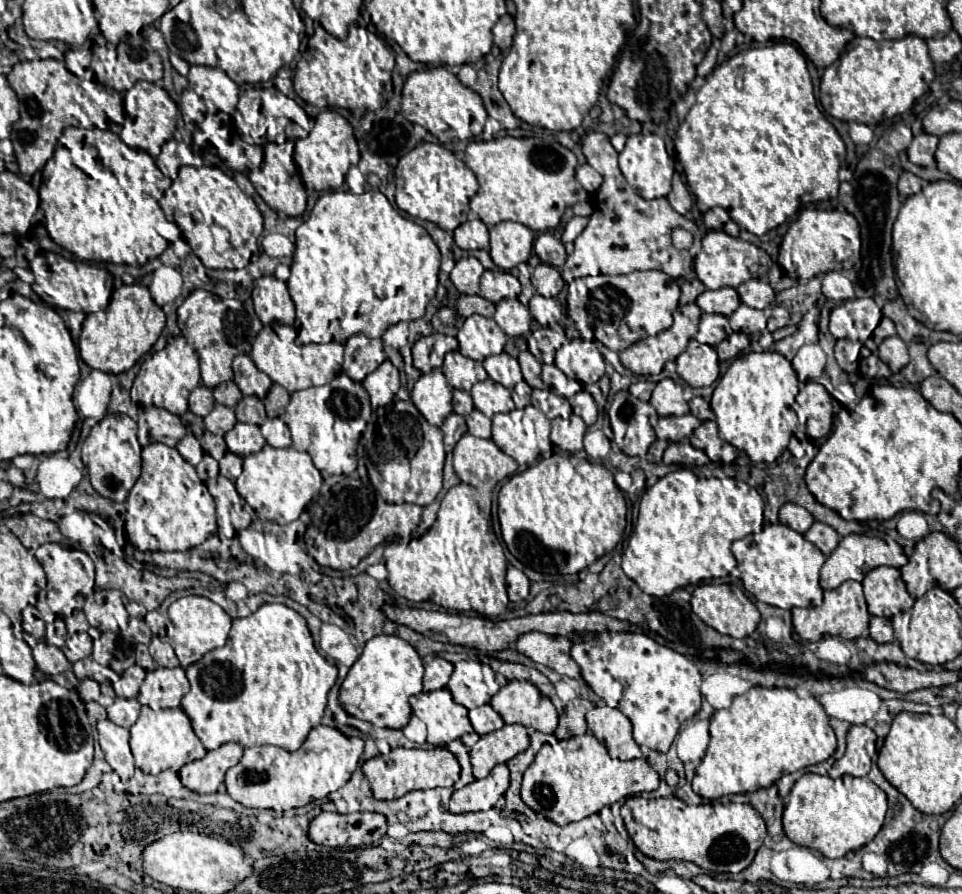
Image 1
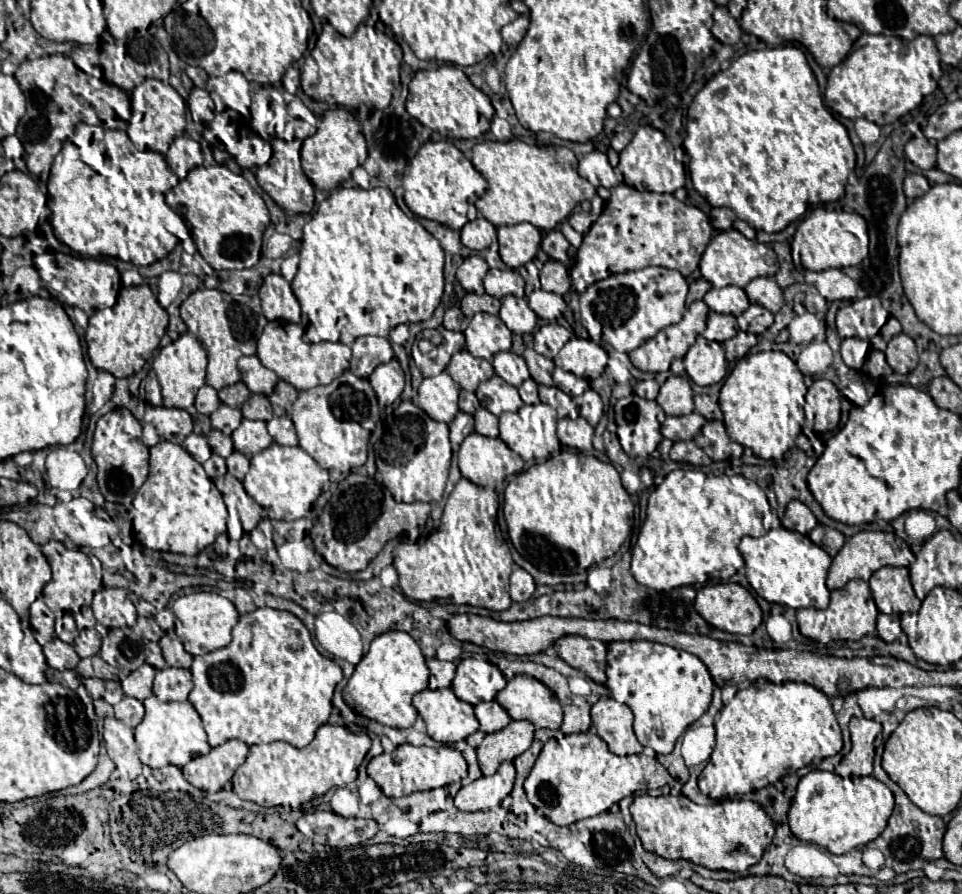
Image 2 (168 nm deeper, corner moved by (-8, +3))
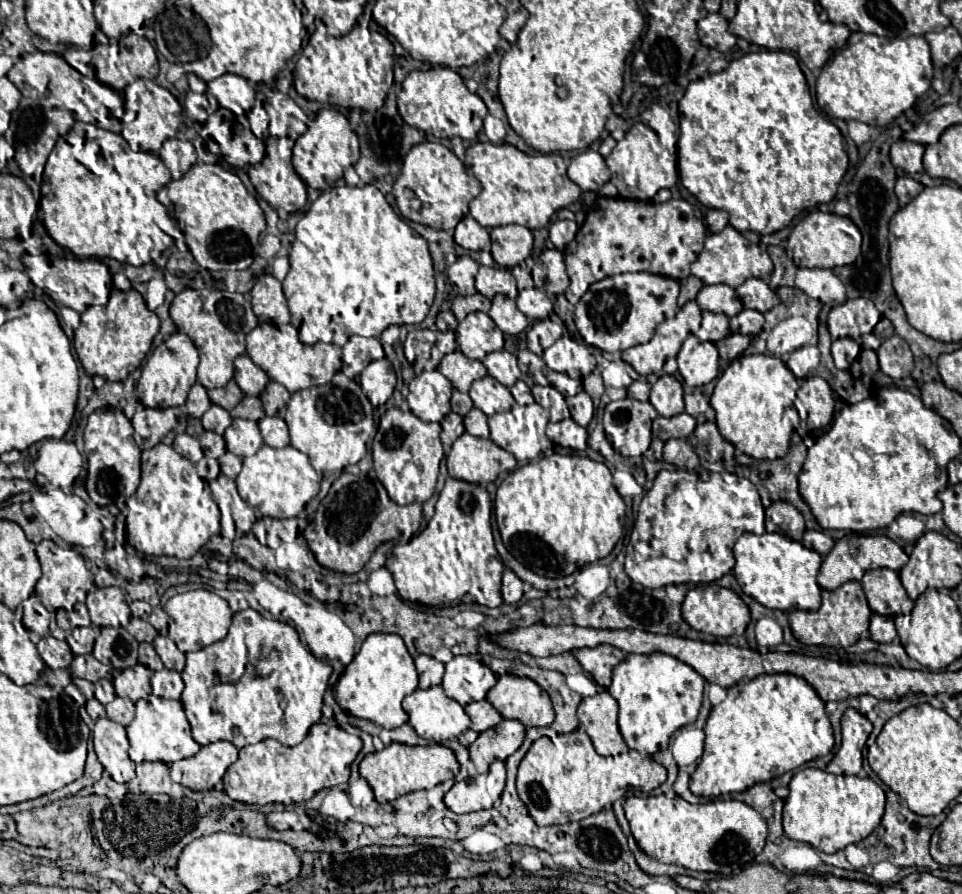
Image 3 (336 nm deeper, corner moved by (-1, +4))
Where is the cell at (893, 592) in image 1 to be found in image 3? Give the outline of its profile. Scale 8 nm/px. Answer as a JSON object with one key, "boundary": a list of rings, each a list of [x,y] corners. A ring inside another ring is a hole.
{"boundary":[[[875,569],[867,571],[861,579],[865,589],[869,607],[877,615],[895,617],[895,615],[909,615],[913,609],[913,601],[907,597],[899,573],[891,569]]]}

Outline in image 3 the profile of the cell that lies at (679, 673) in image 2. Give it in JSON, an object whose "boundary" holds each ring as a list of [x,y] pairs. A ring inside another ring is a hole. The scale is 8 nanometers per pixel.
{"boundary":[[[653,653],[653,655],[629,655],[623,663],[619,663],[613,669],[613,683],[607,689],[615,701],[619,703],[619,731],[627,743],[629,749],[635,749],[639,753],[647,753],[653,755],[657,751],[667,749],[669,737],[685,727],[695,723],[699,709],[701,709],[701,699],[703,699],[703,685],[705,679],[689,665],[681,663],[679,659],[671,657],[671,655],[663,655],[663,653]]]}

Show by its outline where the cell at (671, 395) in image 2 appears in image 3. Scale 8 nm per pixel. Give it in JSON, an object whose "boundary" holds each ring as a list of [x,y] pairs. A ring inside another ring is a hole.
{"boundary":[[[661,375],[659,381],[651,387],[651,405],[657,409],[661,417],[673,417],[685,411],[683,405],[683,387],[671,375]]]}

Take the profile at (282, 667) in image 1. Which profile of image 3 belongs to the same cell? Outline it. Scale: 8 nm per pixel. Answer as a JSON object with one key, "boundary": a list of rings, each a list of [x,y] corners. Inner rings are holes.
{"boundary":[[[255,609],[239,611],[233,615],[233,623],[225,639],[187,653],[187,663],[181,673],[185,683],[181,703],[191,725],[191,735],[199,745],[229,741],[237,749],[269,737],[289,747],[299,745],[305,739],[309,727],[321,719],[323,693],[327,689],[331,671],[331,665],[311,655],[291,625],[265,619]]]}

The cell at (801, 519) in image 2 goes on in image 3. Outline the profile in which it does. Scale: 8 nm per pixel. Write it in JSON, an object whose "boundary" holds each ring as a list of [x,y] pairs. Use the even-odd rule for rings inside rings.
{"boundary":[[[775,501],[765,509],[765,513],[787,539],[801,541],[801,537],[805,533],[805,519],[803,519],[803,515],[799,515],[799,511],[795,507],[791,507],[791,503]]]}

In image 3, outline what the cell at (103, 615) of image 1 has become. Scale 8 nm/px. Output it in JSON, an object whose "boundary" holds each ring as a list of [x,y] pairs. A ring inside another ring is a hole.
{"boundary":[[[103,587],[87,593],[87,609],[91,623],[99,627],[126,627],[131,619],[131,610],[117,587]]]}

